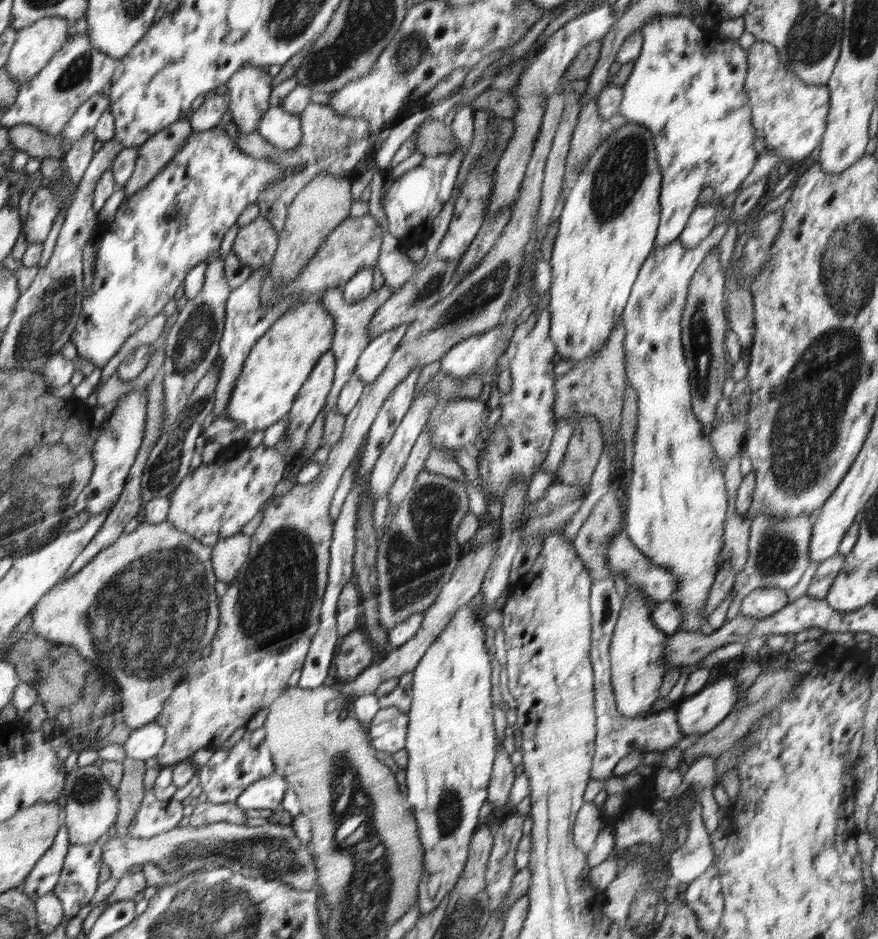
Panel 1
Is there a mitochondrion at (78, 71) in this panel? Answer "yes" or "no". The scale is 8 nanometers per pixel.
yes

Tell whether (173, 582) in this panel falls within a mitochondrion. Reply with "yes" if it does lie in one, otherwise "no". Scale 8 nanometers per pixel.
yes

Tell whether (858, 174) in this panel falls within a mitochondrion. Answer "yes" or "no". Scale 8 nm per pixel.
no

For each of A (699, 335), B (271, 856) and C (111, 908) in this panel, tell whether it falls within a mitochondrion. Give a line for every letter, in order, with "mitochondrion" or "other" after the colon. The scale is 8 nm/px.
A: mitochondrion
B: mitochondrion
C: other

